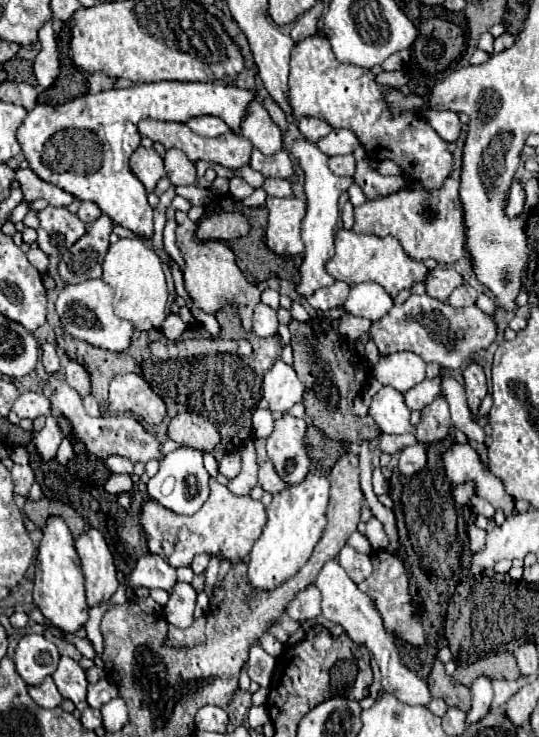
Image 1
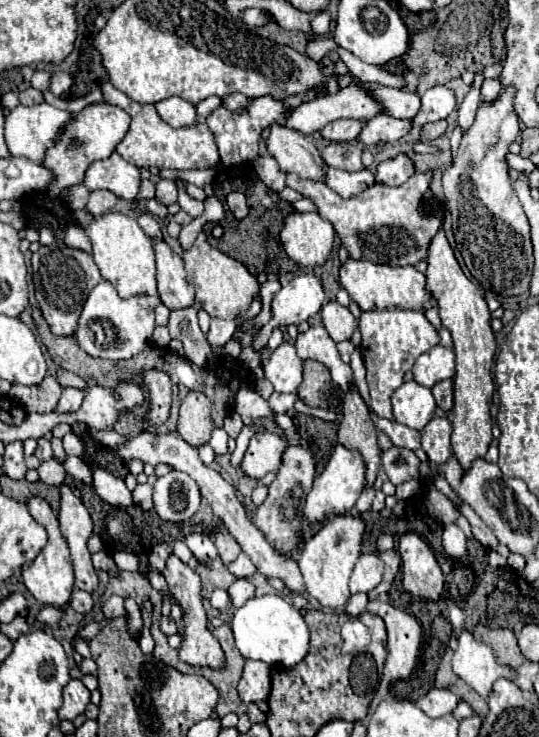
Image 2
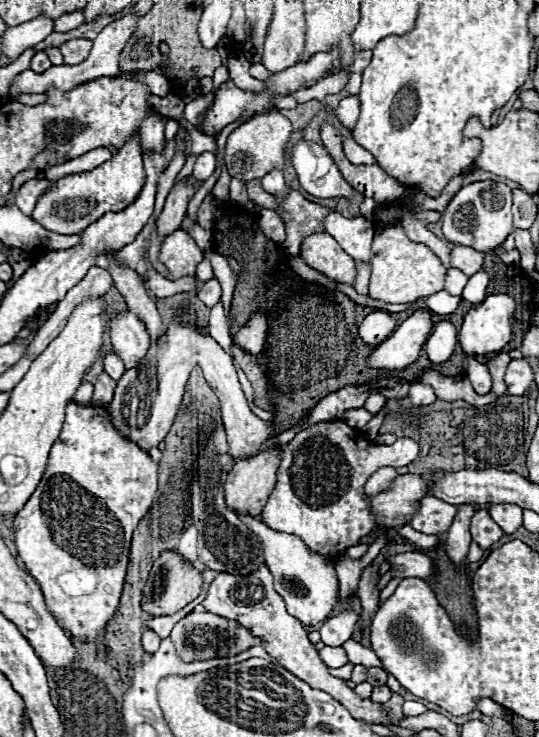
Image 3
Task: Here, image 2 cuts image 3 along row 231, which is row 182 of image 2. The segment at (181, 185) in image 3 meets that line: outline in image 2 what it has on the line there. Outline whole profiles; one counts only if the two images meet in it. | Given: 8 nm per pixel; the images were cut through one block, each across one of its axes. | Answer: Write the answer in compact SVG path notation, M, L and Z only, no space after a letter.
M160 178L158 184L156 184L156 200L162 202L162 204L172 204L176 202L176 196L178 196L178 186L174 180L164 180Z

